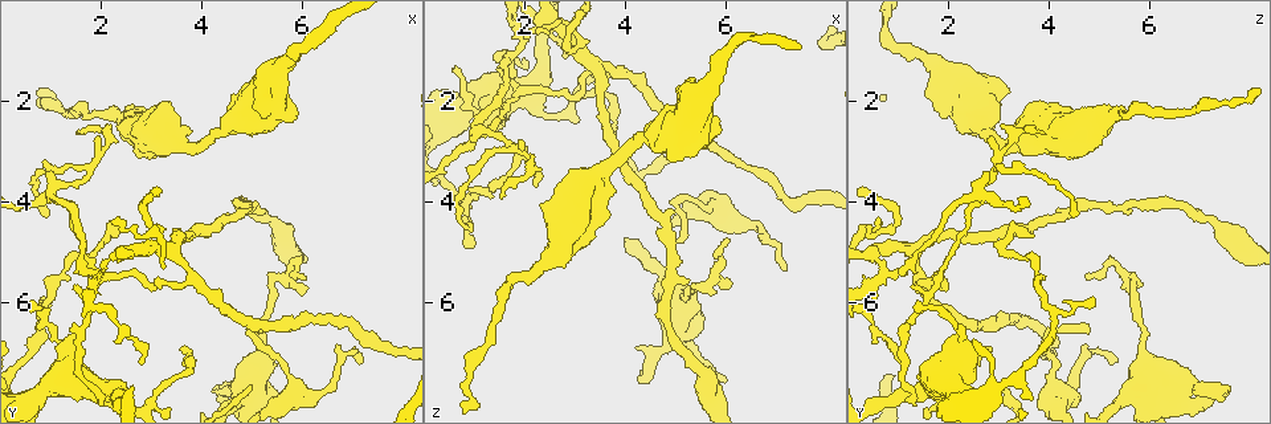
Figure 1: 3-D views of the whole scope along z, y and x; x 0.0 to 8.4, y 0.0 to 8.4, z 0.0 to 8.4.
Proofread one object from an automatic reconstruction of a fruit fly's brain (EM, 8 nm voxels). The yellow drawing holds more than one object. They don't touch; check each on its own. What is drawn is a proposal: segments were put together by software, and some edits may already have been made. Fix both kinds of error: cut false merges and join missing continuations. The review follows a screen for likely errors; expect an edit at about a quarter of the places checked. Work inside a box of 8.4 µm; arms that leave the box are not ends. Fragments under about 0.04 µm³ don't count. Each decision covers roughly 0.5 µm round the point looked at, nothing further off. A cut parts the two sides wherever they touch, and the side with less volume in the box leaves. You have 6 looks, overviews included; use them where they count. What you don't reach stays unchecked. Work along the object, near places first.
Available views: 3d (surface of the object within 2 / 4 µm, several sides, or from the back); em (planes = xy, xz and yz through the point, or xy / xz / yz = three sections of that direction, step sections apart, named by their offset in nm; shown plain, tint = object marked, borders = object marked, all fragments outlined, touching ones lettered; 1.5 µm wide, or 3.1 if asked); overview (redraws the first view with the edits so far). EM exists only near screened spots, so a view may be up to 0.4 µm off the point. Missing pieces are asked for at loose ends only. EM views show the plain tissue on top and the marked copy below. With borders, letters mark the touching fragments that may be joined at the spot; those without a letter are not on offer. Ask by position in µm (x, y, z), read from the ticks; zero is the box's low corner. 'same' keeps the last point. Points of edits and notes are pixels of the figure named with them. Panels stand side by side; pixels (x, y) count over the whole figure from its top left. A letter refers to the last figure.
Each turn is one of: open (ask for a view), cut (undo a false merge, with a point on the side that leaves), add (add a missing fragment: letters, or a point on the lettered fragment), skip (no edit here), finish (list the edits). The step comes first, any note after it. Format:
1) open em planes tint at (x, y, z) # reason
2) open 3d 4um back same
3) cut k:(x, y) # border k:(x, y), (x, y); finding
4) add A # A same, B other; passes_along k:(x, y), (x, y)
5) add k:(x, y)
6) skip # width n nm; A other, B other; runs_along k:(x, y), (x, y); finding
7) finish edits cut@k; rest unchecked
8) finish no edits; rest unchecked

open 3d 4um at (5.10, 6.95, 5.90)

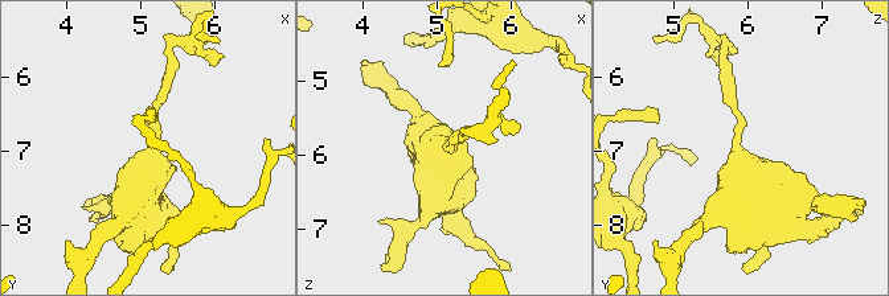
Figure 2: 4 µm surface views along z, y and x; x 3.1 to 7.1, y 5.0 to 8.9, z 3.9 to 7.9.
open em planes tint at (5.15, 6.95, 5.90) # arm_widths 160, 650 nm; now the EM

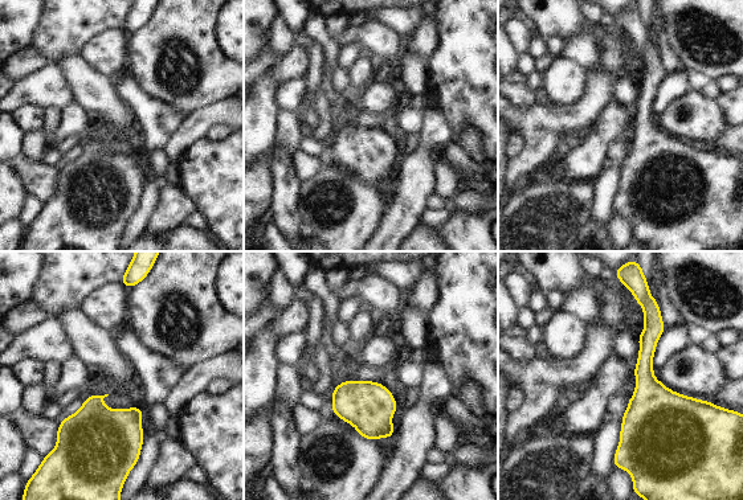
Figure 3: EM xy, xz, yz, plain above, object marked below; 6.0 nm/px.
open em planes borders same

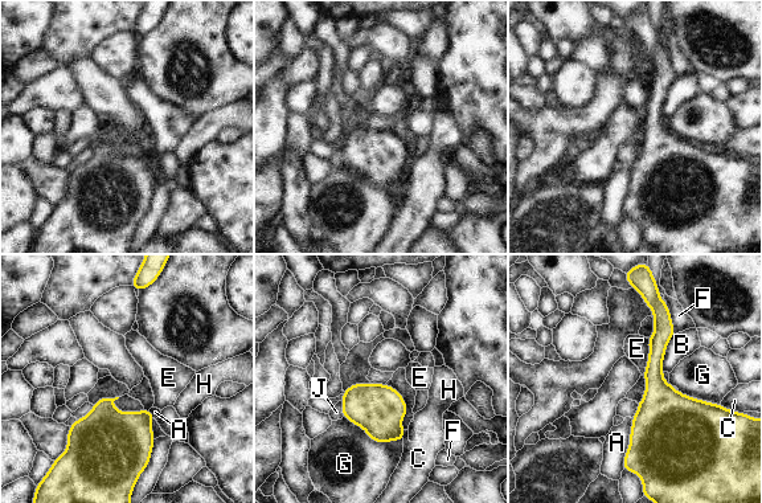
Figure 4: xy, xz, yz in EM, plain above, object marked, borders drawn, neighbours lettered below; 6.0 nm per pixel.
skip # longest_contact G 400 nm; A other, B other, C other, E other, F other, G other, H other, J other; border 4:(343, 416), (379, 442), (402, 440); one cell here

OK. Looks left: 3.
open 3d 2um at (6.10, 5.50, 4.80) # an open end

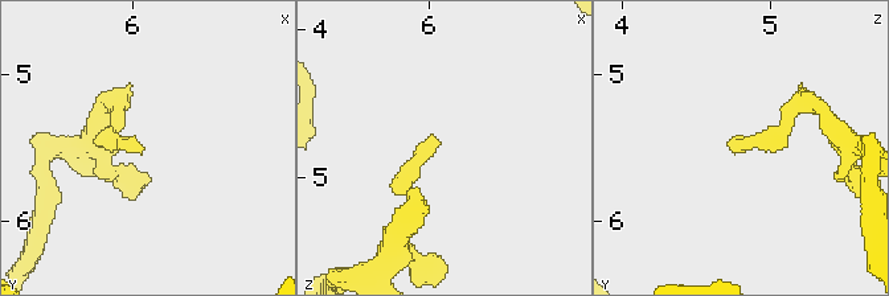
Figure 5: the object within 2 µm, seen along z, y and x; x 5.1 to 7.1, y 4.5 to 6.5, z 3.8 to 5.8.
open em planes tint at (6.08, 5.56, 4.78) # need the tissue

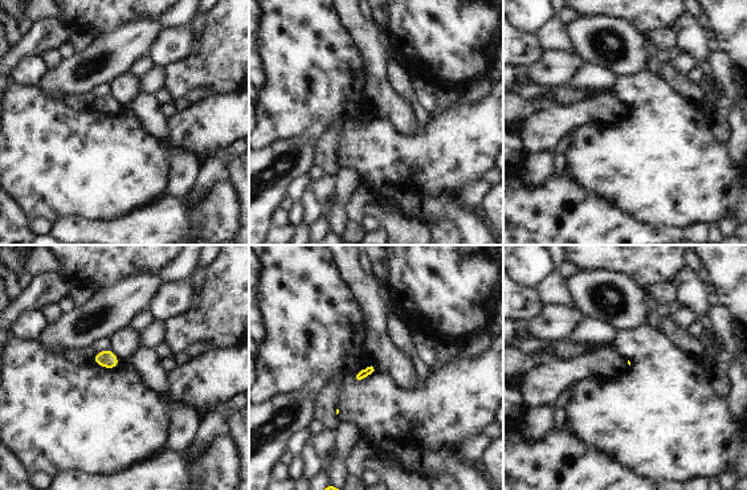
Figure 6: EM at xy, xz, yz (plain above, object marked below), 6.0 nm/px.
open em planes borders same # what lies round it

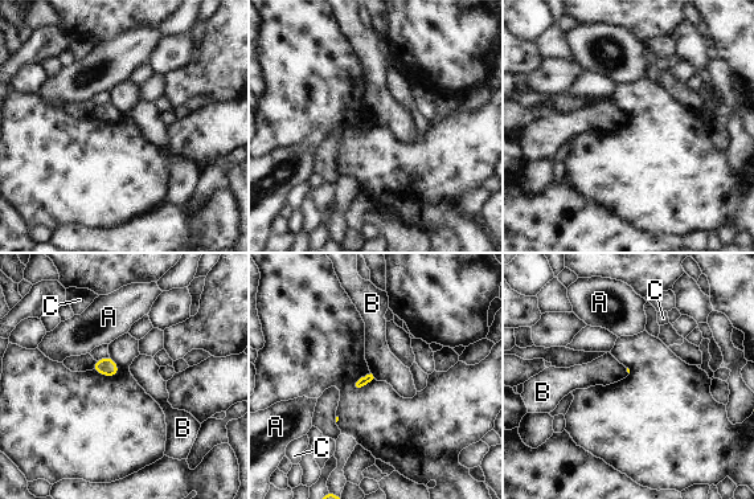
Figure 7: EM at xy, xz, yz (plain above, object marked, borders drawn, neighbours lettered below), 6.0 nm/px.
skip # longest_contact B 50 nm; A other, B other, C other; no lettered fragment goes on from it

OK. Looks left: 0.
finish no edits; rest unchecked

